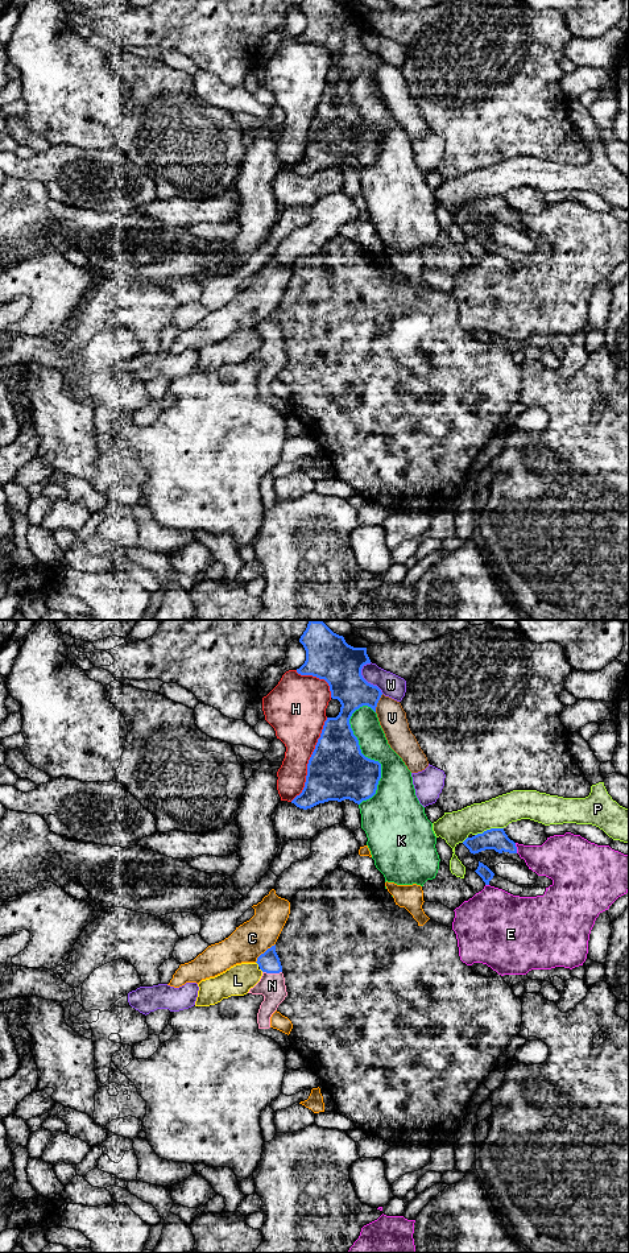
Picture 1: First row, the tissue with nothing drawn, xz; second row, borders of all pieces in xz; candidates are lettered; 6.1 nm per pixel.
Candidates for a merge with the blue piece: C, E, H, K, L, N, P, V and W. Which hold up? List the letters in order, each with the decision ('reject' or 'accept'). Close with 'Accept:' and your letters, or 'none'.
C: reject
E: reject
H: reject
K: reject
L: reject
N: accept
P: reject
V: reject
W: reject
Accept: N

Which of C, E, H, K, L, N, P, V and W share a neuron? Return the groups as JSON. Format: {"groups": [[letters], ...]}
{"groups": [["C"], ["E"], ["H"], ["K"], ["L"], ["N"], ["P"], ["V"], ["W"]]}

